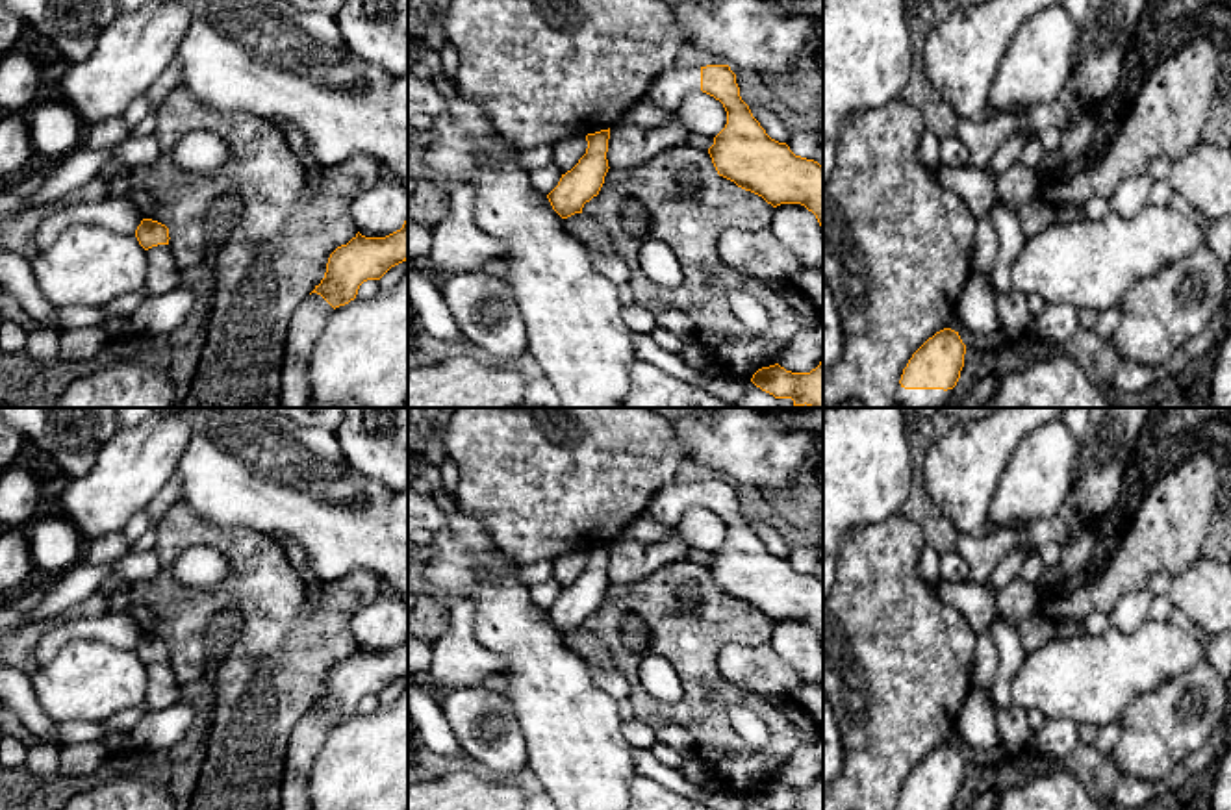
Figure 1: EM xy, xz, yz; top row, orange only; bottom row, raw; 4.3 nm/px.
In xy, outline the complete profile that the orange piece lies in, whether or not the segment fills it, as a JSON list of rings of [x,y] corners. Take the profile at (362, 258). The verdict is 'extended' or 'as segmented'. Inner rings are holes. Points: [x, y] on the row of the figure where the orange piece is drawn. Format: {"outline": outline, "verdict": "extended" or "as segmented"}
{"outline": [[[408,219],[400,230],[386,237],[365,237],[358,232],[330,254],[324,278],[311,293],[321,295],[336,310],[354,300],[363,282],[380,280],[406,259]]], "verdict": "as segmented"}

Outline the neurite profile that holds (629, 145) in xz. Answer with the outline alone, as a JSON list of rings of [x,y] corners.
[[[673,113],[660,128],[619,122],[610,128],[606,152],[608,167],[640,167],[667,148],[686,145],[690,133],[692,132]]]

